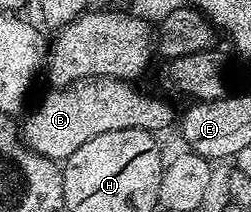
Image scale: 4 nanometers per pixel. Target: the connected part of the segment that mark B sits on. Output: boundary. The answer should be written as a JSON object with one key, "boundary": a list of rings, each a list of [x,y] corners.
{"boundary":[[[88,76],[85,80],[77,80],[73,84],[68,84],[66,88],[49,90],[49,93],[34,106],[28,109],[29,117],[23,124],[23,139],[28,144],[32,152],[38,152],[41,156],[46,156],[48,160],[64,162],[68,160],[79,146],[84,146],[86,142],[91,142],[99,134],[111,134],[111,130],[123,130],[124,128],[134,128],[144,132],[161,134],[164,128],[174,127],[175,112],[173,108],[164,100],[166,97],[152,96],[149,92],[144,92],[141,88],[136,88],[136,83],[128,80],[121,80],[117,76]]]}

